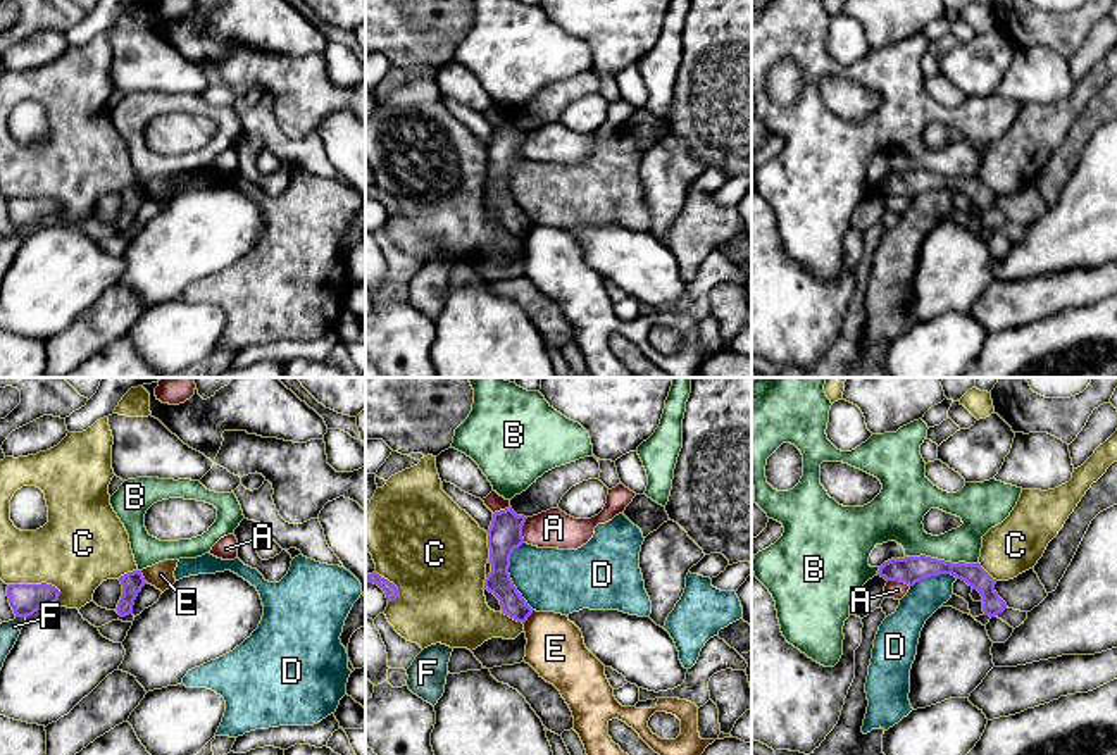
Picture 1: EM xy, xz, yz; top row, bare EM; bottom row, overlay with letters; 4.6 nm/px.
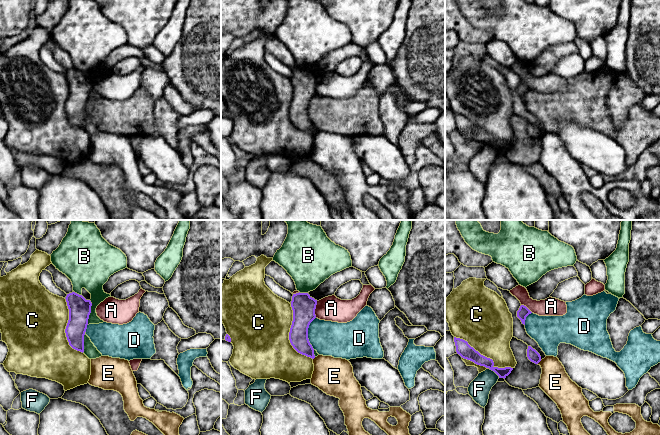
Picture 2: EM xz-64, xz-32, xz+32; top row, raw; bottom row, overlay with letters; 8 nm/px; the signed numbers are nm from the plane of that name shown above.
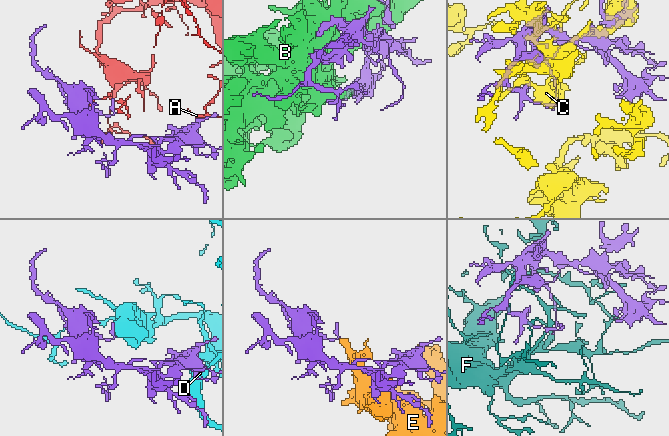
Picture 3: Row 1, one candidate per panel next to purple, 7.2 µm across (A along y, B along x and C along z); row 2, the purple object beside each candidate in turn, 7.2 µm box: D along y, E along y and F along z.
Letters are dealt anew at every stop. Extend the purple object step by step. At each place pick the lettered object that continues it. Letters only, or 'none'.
none

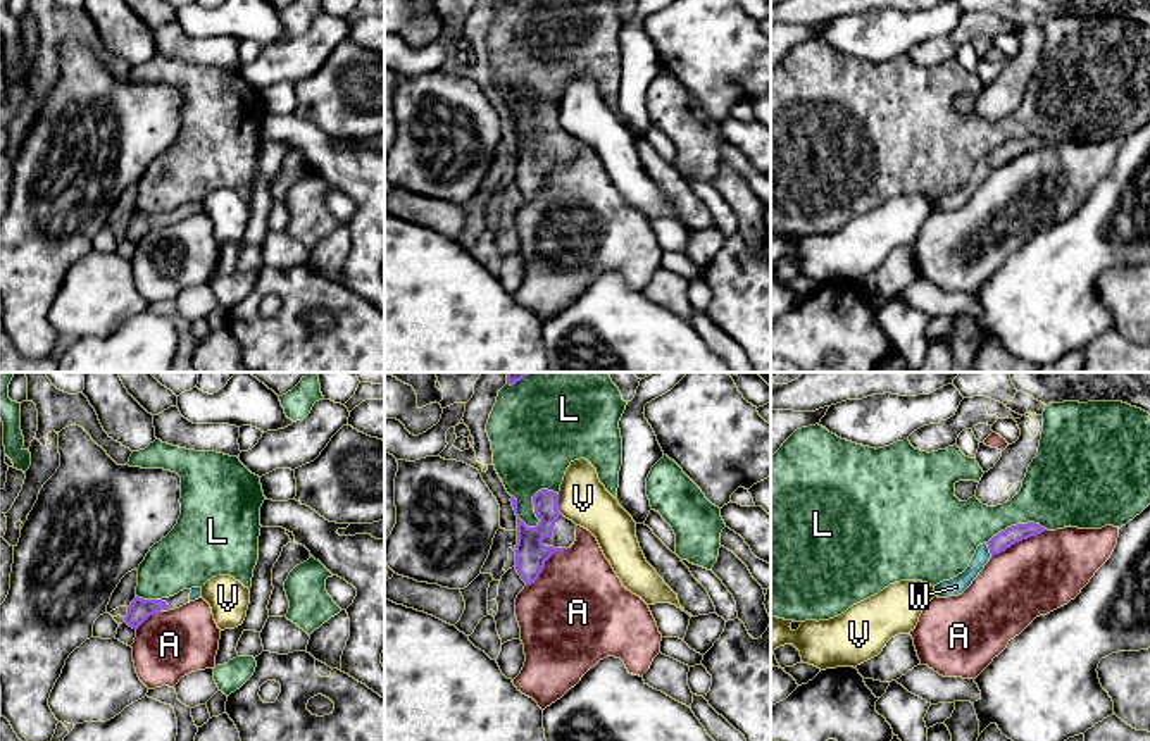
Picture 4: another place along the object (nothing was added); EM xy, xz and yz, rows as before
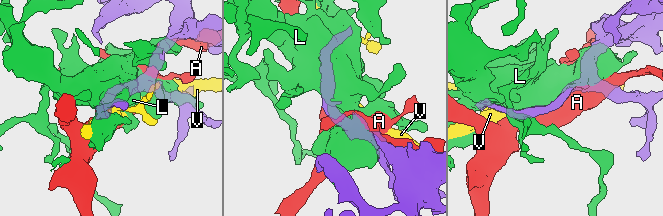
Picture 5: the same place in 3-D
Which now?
W

